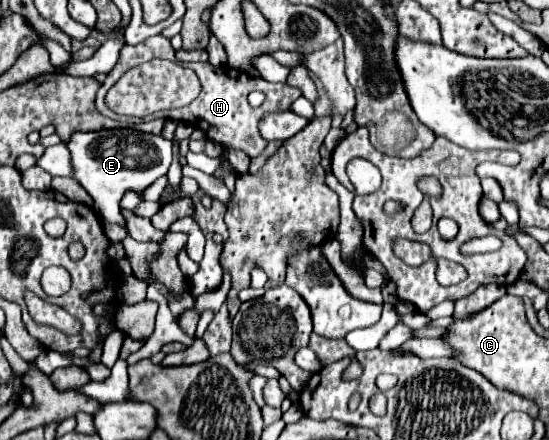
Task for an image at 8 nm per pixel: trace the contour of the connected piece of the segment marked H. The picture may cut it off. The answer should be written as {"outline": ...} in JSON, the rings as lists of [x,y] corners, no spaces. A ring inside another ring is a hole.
{"outline":[[[184,63],[190,67],[200,83],[202,83],[202,93],[182,109],[170,109],[170,111],[158,111],[150,119],[164,117],[164,119],[174,119],[174,121],[186,121],[206,133],[208,139],[220,143],[220,145],[232,145],[236,149],[246,151],[250,157],[256,157],[262,153],[266,147],[266,141],[258,135],[258,121],[266,111],[282,111],[288,109],[290,103],[302,95],[300,89],[290,87],[288,83],[270,83],[266,79],[252,77],[250,73],[242,73],[238,69],[232,69],[228,65],[224,67],[214,67],[212,63]],[[250,91],[262,91],[266,95],[264,103],[260,107],[250,107],[248,105],[248,93]]]}

